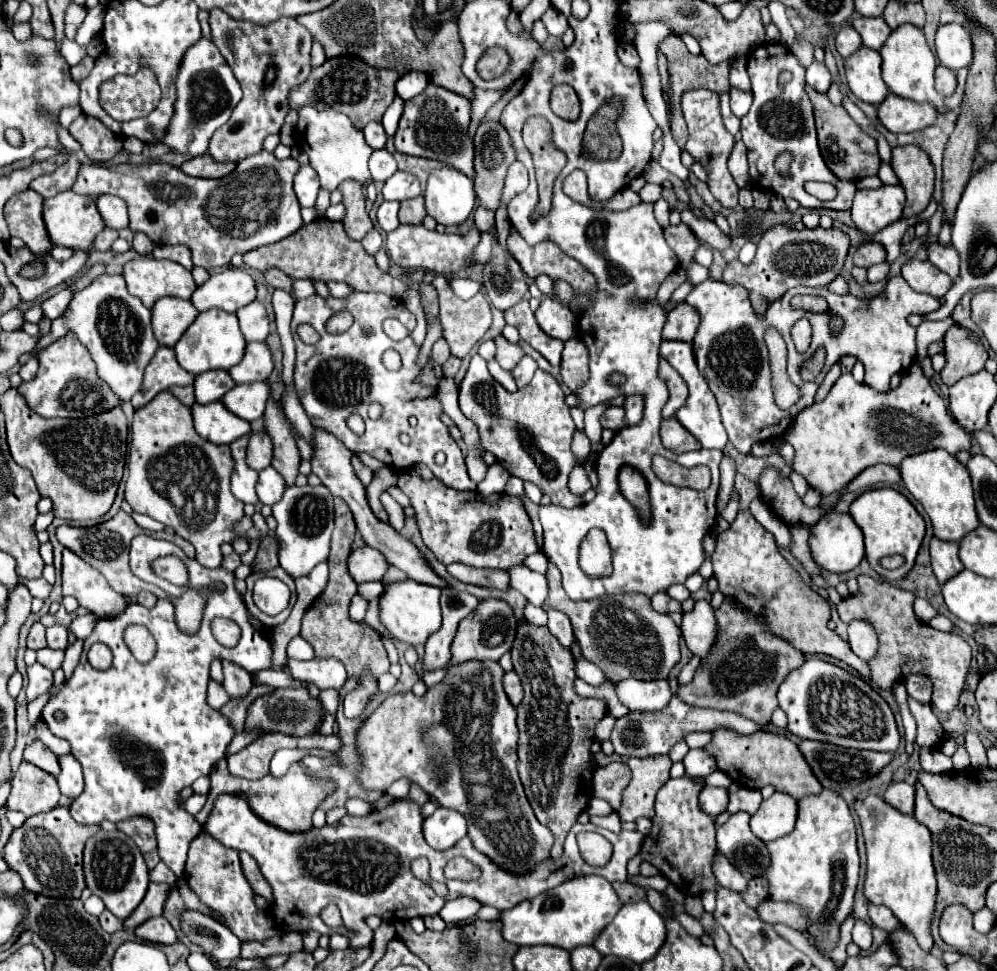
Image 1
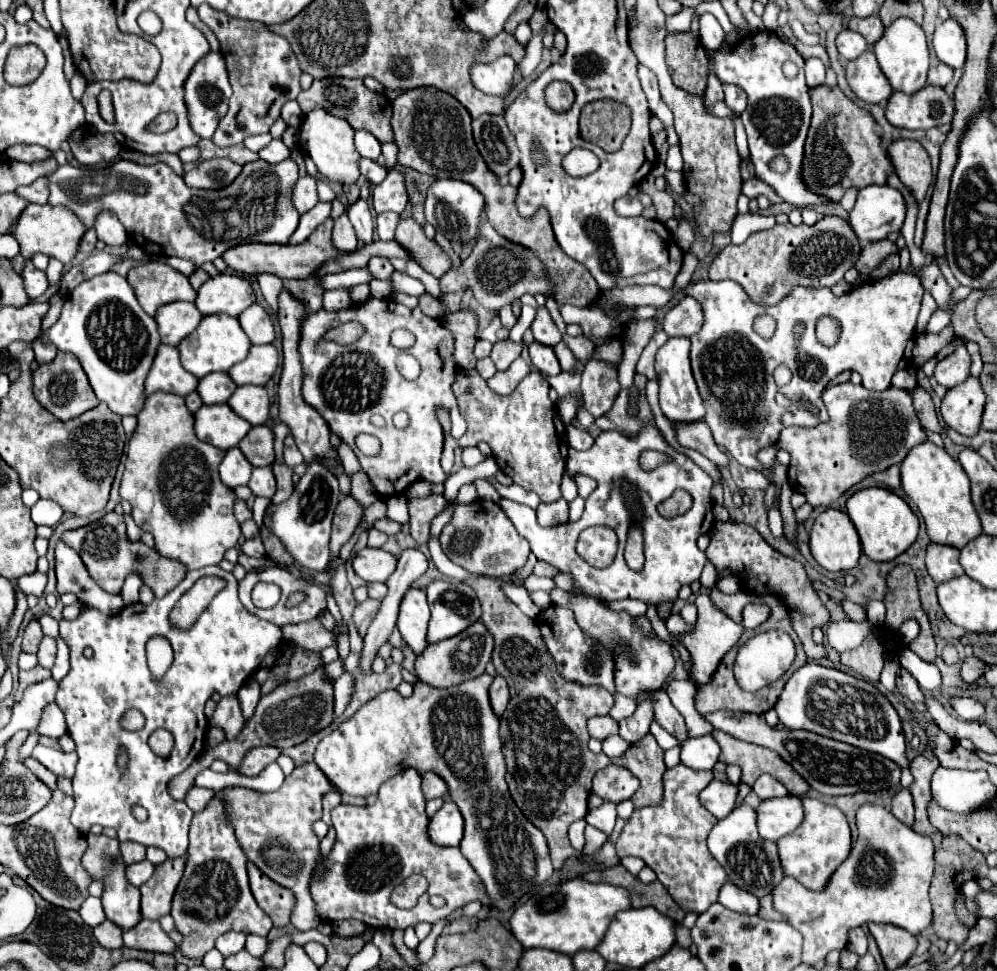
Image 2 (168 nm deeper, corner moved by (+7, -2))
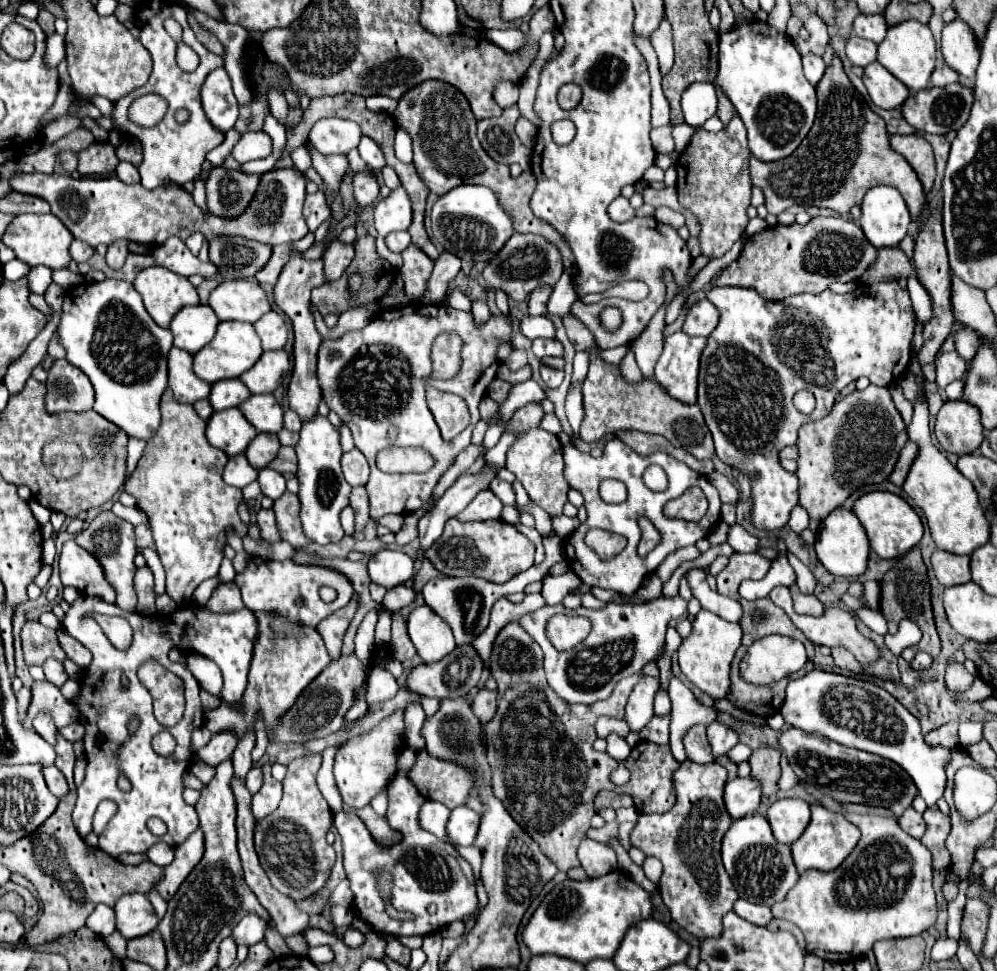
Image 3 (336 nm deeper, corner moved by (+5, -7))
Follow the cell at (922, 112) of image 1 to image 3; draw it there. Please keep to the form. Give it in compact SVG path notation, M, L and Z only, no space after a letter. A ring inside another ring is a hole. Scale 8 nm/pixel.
M952 83L948 87L930 87L922 91L912 91L910 97L902 105L904 119L918 131L946 135L948 131L958 131L970 117L970 107L974 103L974 91L960 83Z

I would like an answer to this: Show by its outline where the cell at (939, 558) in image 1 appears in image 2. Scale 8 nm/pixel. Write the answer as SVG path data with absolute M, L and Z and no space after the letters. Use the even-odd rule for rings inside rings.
M934 542L928 544L926 568L936 584L948 582L964 574L962 566L958 564L958 556L960 556L960 550L954 546L944 546L944 544L934 544Z

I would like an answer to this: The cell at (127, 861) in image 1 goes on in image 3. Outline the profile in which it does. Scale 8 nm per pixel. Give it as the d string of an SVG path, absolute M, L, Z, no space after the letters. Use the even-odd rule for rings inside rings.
M128 893L118 899L116 907L116 929L126 937L142 937L158 927L158 917L152 903L142 893Z

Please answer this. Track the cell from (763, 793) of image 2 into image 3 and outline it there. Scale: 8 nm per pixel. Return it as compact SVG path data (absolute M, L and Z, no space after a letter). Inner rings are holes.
M783 752L781 754L780 765L782 768L782 777L780 777L780 781L778 781L778 787L780 787L782 791L788 791L788 789L792 789L792 787L798 783L798 777L794 775L792 767L790 767Z

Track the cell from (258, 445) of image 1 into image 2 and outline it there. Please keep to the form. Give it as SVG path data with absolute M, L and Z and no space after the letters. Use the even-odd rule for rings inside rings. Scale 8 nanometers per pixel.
M254 426L238 446L252 466L270 466L274 462L274 434L268 426Z

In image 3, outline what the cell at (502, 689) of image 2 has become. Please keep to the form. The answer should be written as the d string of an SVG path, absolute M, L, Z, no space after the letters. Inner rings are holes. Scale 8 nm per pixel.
M480 689L478 695L474 697L474 703L472 703L472 711L474 715L486 723L494 717L494 711L496 711L496 691L488 691L488 689Z

